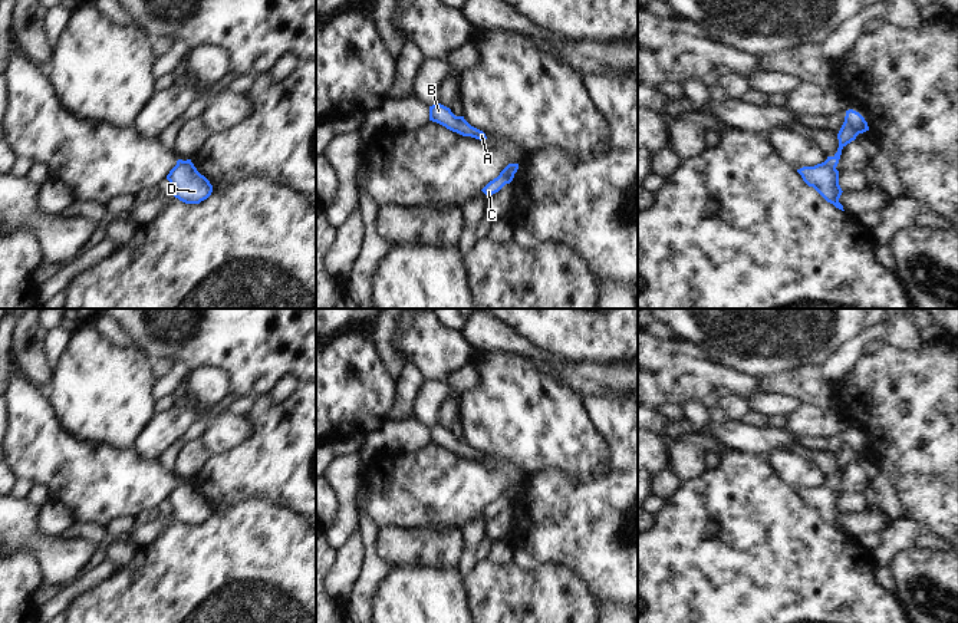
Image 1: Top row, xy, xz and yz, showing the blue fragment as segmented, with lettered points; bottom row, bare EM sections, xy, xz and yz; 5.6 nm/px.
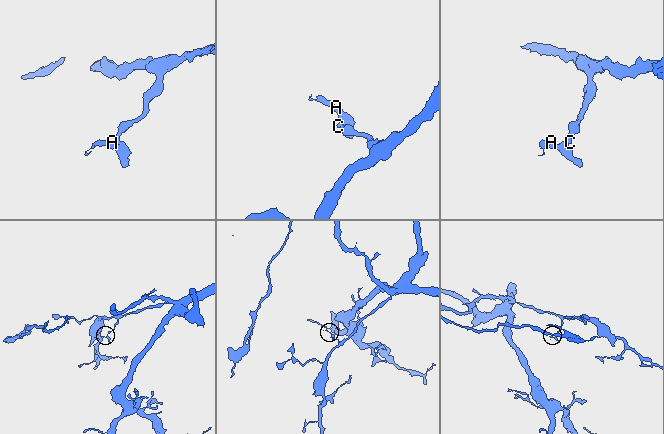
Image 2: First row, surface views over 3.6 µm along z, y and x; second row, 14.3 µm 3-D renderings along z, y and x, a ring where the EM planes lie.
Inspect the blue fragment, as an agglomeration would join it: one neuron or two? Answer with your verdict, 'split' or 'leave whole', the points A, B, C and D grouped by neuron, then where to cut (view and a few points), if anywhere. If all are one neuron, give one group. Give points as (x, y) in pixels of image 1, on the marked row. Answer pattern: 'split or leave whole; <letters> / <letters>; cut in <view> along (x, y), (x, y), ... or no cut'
split; A B D / C; cut in yz along (825, 161), (835, 168)

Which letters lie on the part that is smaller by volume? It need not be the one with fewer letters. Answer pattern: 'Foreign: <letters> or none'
Foreign: A, B, D.

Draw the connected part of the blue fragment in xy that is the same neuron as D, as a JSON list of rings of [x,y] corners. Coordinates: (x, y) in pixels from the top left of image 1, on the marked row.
[[[191,159],[177,164],[167,175],[167,179],[174,197],[185,204],[200,204],[213,192],[213,185],[197,171]]]

